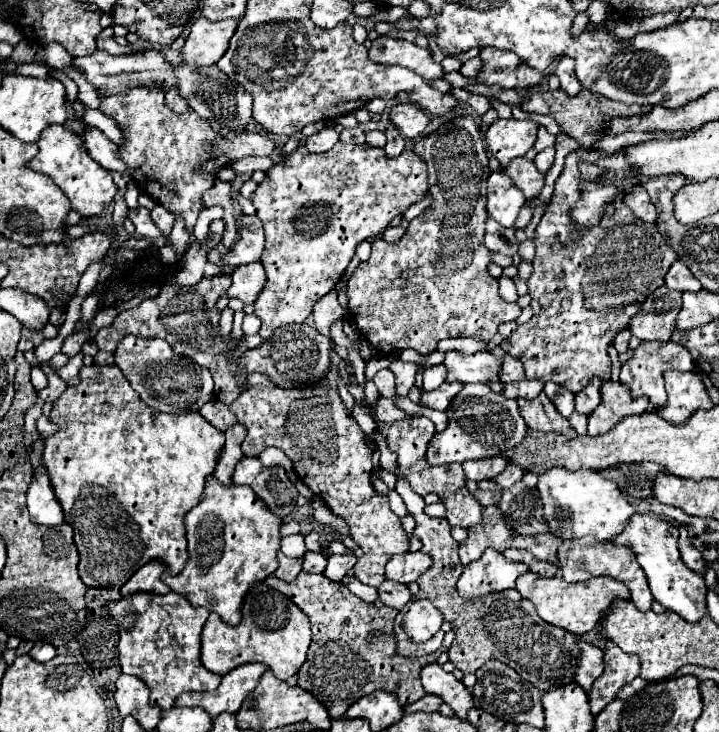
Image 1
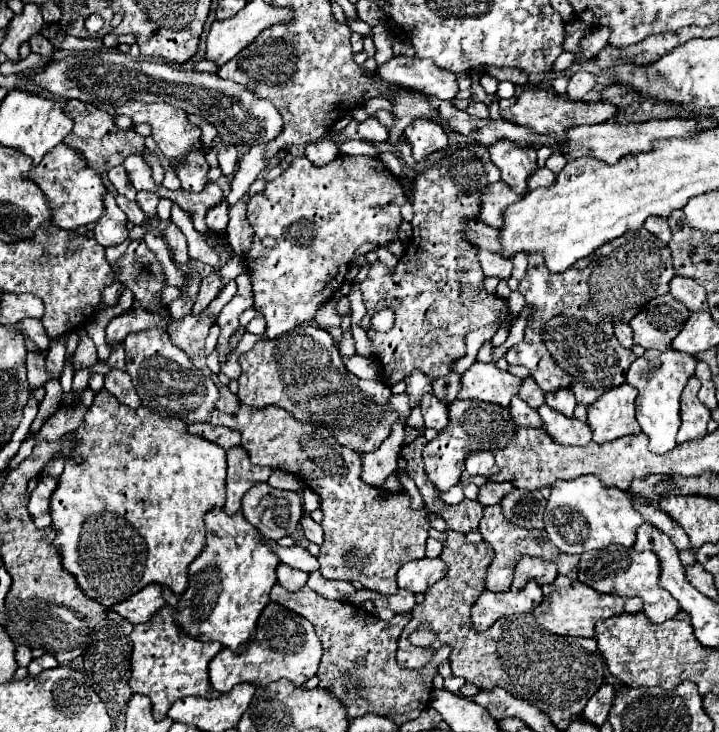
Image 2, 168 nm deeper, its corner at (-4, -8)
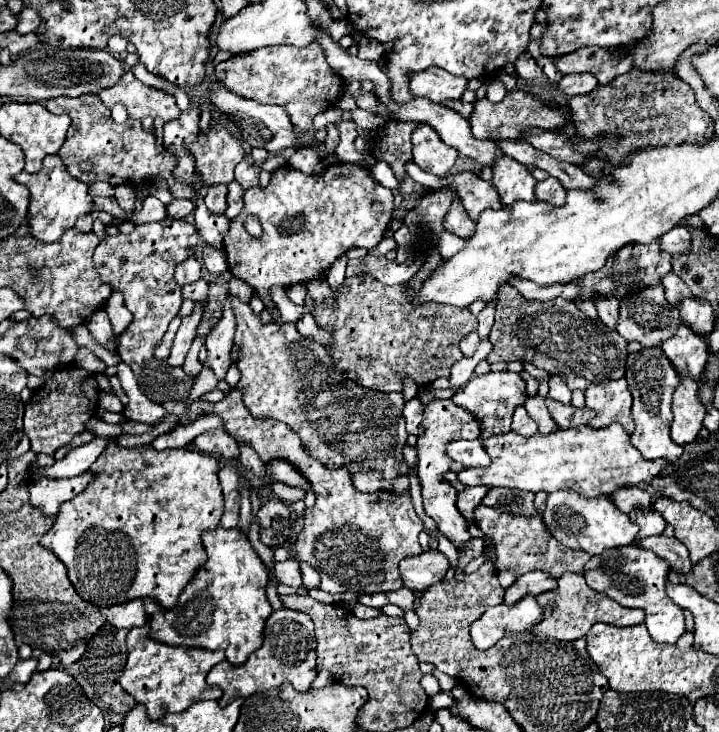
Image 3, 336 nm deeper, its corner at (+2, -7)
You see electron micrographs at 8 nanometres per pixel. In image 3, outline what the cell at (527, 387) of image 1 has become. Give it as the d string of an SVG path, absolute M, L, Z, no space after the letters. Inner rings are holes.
M520 405L514 413L514 423L512 423L512 429L524 437L532 437L538 433L538 425L532 421L532 417L528 417L526 409Z

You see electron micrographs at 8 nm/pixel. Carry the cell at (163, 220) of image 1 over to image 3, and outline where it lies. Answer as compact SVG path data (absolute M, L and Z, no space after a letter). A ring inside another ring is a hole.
M190 257L182 265L178 265L176 281L178 281L180 287L188 285L188 283L194 283L198 279L202 279L202 263L196 257Z

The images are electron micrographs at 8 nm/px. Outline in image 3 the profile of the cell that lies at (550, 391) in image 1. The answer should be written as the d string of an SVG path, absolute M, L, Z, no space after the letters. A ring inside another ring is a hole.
M556 375L550 377L550 393L548 393L548 397L556 399L556 401L562 401L562 403L566 403L566 405L570 403L570 389L568 389L568 385L564 383L562 377L556 377Z

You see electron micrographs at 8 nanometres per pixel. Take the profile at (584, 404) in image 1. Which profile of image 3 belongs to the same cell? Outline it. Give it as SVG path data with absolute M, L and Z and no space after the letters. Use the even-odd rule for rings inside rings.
M504 285L498 293L496 319L490 331L494 351L488 355L490 363L498 361L528 361L550 375L562 375L568 387L588 389L592 383L606 379L620 379L626 371L626 341L614 329L608 329L600 319L590 319L574 301L528 301L514 287Z

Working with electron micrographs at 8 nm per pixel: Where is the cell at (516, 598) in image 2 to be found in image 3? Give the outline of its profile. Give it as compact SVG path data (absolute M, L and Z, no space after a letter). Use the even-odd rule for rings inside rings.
M532 595L524 597L516 605L500 603L496 607L488 607L486 613L472 623L470 635L476 649L490 649L500 641L500 637L530 631L542 617L542 609Z

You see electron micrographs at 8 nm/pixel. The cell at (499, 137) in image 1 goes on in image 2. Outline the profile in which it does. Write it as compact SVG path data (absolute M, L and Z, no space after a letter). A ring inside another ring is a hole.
M494 142L488 148L492 162L500 168L502 180L518 194L526 192L526 178L536 168L536 148L532 146L514 146L514 142Z

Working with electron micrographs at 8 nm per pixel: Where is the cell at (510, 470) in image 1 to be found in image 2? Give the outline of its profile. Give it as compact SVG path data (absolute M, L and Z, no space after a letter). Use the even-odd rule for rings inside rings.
M488 480L486 486L480 488L478 492L478 502L482 506L490 506L490 504L498 504L510 490L514 490L514 482L492 482Z

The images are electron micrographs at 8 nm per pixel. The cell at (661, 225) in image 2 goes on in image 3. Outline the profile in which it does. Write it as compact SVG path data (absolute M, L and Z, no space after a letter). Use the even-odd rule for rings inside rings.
M672 227L668 233L660 237L660 241L662 241L662 249L672 255L688 253L688 249L692 247L692 237L686 227Z

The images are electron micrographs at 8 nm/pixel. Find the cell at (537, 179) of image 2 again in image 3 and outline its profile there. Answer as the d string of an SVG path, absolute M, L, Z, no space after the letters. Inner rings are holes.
M548 177L546 181L540 181L536 185L536 197L538 201L548 201L550 205L562 205L566 197L566 189L560 185L560 181Z

